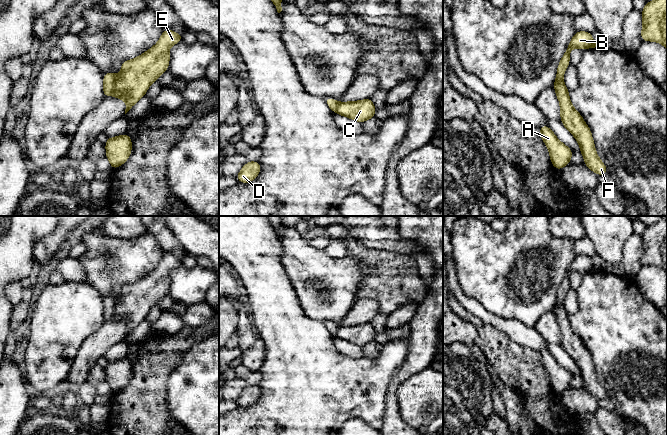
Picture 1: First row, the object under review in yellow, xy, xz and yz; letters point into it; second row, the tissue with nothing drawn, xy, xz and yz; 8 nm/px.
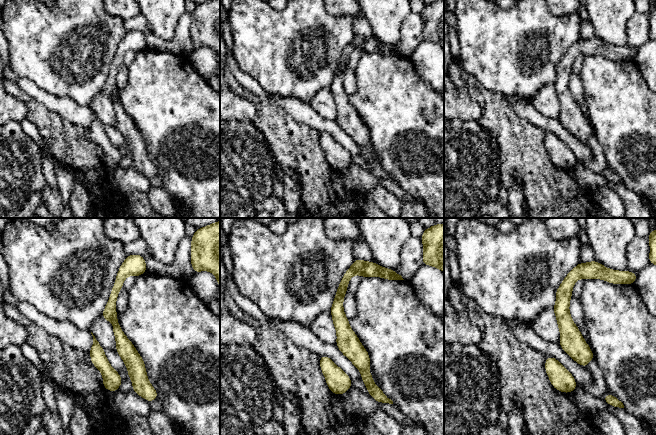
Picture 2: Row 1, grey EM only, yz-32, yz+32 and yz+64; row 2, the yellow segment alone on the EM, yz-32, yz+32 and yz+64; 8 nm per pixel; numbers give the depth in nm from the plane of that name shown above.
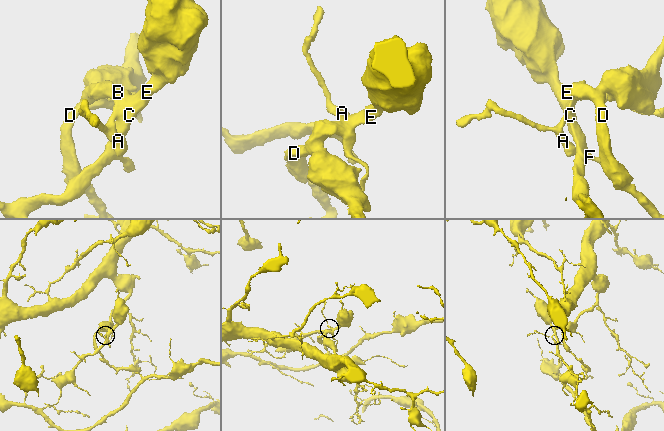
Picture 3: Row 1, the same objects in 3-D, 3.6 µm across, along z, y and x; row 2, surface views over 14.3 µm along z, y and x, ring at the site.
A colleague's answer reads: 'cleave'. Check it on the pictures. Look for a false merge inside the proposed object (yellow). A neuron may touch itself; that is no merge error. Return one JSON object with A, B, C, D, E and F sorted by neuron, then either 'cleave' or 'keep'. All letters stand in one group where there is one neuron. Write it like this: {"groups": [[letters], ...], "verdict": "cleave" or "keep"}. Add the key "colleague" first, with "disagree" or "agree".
{"colleague": "agree", "groups": [["A", "B", "D"], ["C", "E", "F"]], "verdict": "cleave"}

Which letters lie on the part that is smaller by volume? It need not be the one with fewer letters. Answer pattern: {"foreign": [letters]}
{"foreign": ["C", "E", "F"]}

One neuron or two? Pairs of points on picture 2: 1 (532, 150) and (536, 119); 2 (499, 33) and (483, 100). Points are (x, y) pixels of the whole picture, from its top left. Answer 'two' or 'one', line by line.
1: two
2: two

